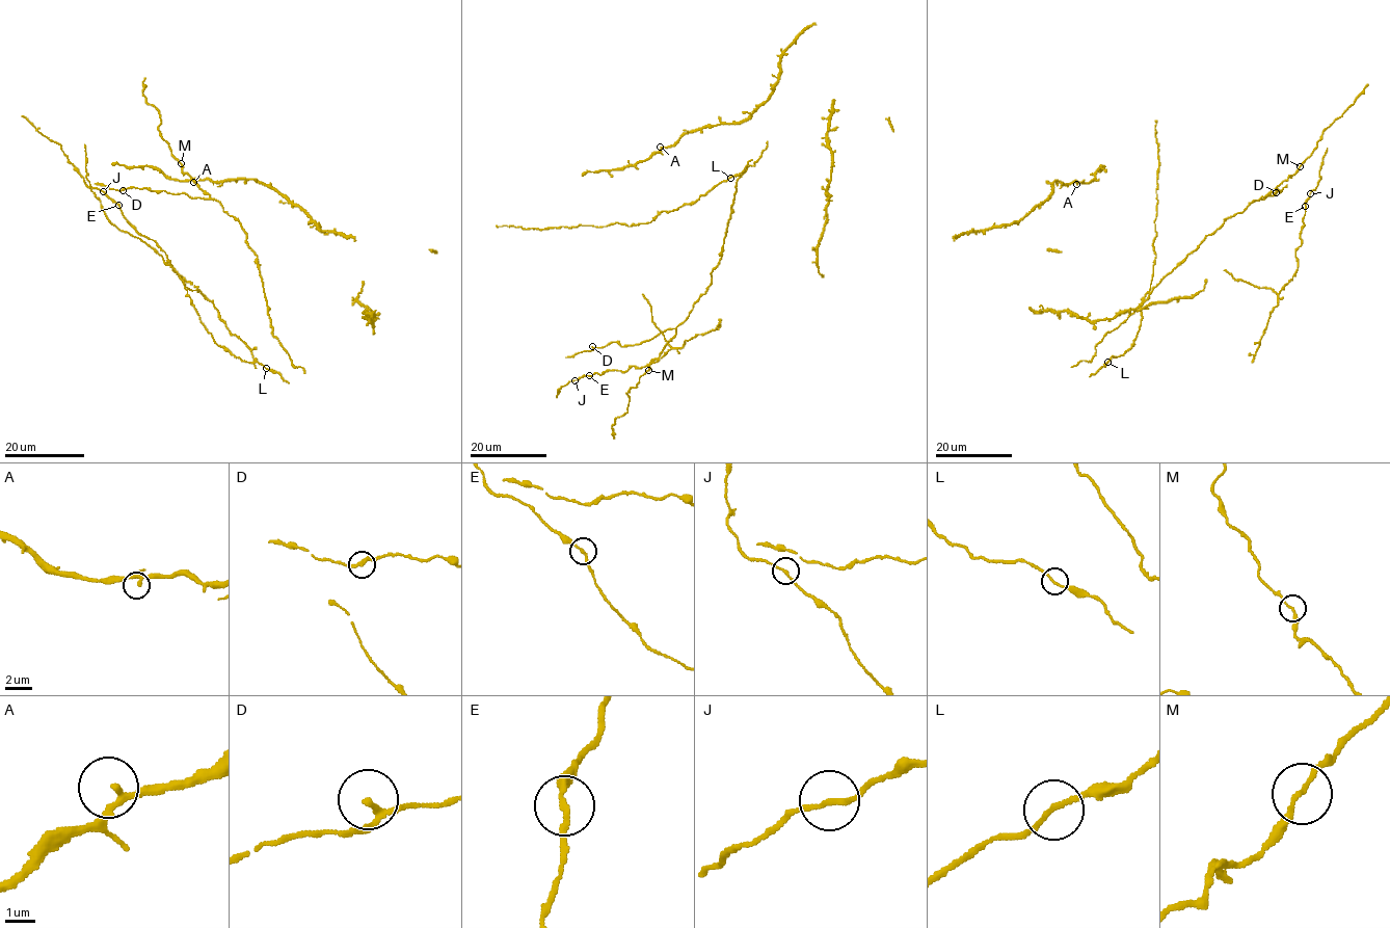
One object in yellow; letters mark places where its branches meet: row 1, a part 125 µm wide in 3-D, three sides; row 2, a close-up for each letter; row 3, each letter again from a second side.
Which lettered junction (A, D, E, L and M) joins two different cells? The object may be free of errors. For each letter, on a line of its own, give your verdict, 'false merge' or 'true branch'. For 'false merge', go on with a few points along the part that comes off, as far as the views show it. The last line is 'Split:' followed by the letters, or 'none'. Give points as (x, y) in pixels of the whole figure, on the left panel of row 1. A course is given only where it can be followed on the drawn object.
A: true branch
D: true branch
E: true branch
L: true branch
M: true branch
Split: none

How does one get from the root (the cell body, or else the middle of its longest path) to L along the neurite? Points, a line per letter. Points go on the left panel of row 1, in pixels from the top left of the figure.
L: (282, 377), (266, 368)

